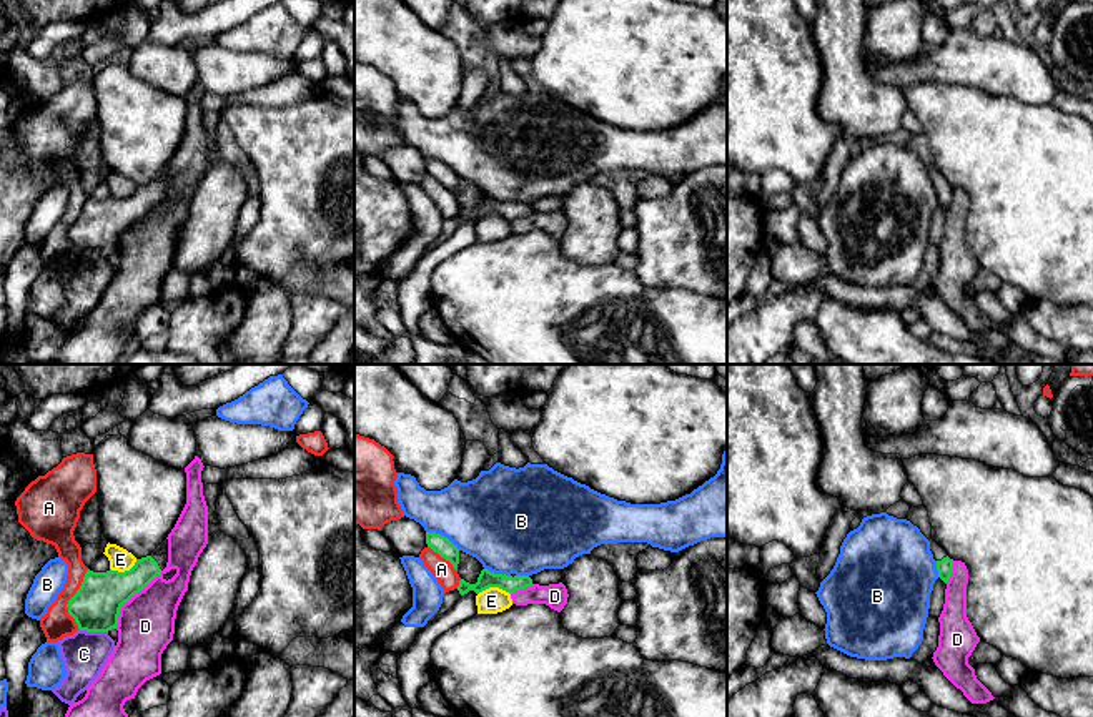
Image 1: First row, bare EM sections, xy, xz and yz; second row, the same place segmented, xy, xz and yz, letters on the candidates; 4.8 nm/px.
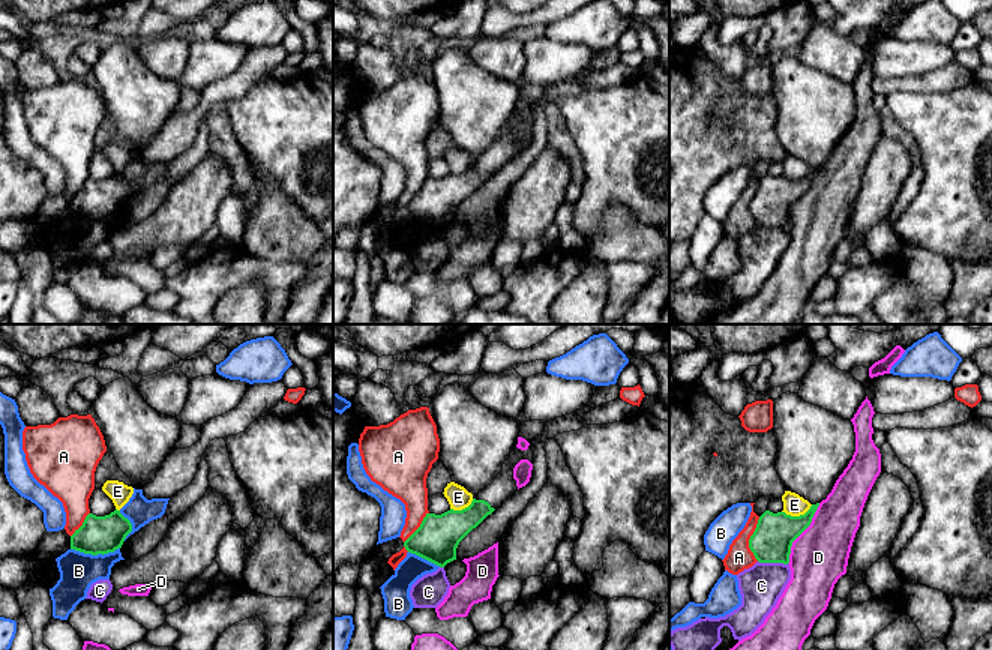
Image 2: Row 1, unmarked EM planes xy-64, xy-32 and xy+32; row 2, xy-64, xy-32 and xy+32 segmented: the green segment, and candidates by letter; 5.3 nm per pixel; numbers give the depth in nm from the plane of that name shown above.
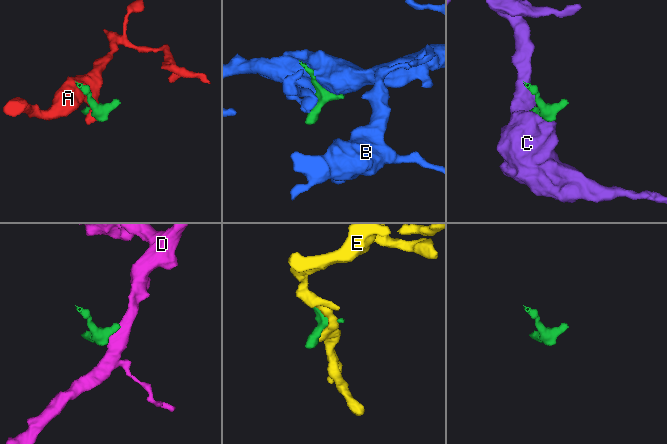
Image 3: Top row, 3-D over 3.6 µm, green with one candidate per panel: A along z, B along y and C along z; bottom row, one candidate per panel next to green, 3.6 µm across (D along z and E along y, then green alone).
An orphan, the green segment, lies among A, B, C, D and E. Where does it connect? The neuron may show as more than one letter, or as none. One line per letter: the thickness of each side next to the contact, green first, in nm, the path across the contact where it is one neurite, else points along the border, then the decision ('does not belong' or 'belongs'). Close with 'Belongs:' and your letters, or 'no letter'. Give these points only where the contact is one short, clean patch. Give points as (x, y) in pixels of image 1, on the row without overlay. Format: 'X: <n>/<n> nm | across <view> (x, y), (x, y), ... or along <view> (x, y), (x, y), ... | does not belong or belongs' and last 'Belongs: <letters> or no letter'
A: 240/150 nm | does not belong
B: 90/420 nm | does not belong
C: 240/220 nm | does not belong
D: 240/280 nm | along xy (162, 198), (122, 233), (115, 255) | does not belong
E: 90/130 nm | does not belong
Belongs: no letter

